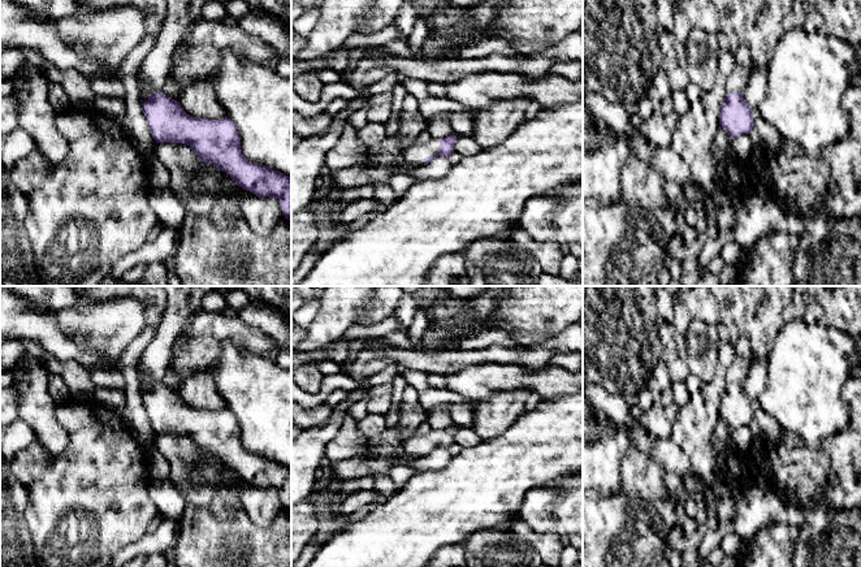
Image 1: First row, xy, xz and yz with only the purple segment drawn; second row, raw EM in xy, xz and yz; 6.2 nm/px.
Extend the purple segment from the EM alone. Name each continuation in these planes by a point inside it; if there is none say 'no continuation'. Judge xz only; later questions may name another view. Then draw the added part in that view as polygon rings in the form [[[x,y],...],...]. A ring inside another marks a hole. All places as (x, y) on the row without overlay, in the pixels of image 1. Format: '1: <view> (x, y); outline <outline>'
1: xz (415, 445); outline [[[430,429],[427,434],[412,436],[401,443],[401,449],[407,454],[423,456],[427,447],[433,449],[440,441],[440,429]]]

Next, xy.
1: xy (145, 379); outline [[[137,367],[138,378],[139,378],[139,389],[142,394],[146,394],[148,391],[148,385],[153,382],[151,378],[151,375],[147,373],[144,369]]]

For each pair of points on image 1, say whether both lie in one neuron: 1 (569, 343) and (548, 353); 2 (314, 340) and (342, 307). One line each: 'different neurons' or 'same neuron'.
1: same neuron
2: same neuron

